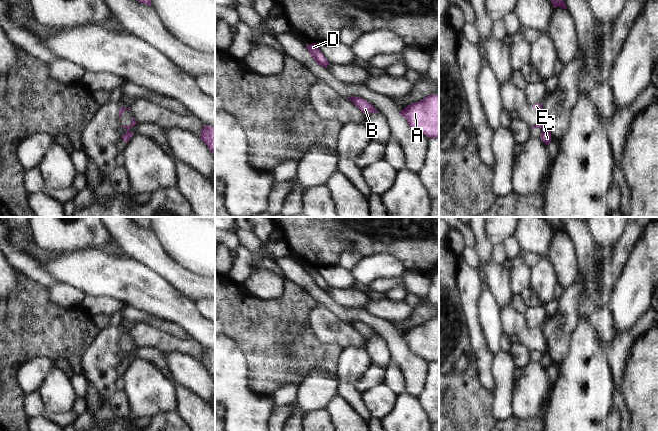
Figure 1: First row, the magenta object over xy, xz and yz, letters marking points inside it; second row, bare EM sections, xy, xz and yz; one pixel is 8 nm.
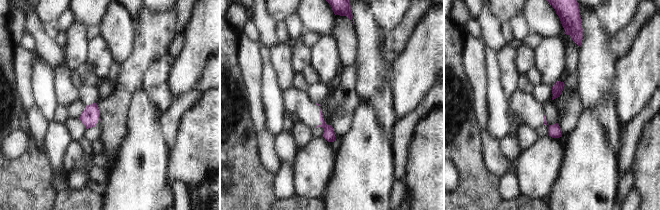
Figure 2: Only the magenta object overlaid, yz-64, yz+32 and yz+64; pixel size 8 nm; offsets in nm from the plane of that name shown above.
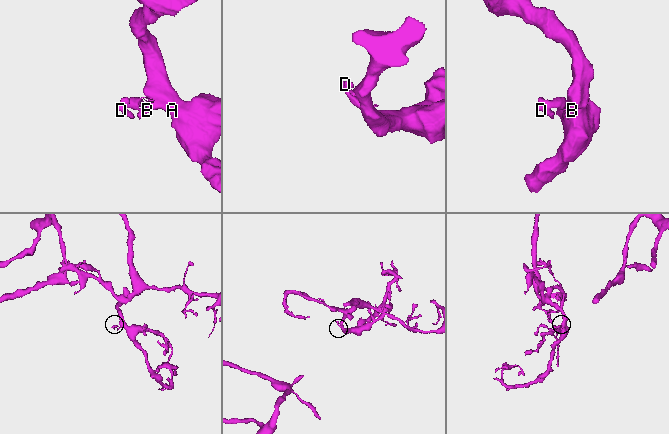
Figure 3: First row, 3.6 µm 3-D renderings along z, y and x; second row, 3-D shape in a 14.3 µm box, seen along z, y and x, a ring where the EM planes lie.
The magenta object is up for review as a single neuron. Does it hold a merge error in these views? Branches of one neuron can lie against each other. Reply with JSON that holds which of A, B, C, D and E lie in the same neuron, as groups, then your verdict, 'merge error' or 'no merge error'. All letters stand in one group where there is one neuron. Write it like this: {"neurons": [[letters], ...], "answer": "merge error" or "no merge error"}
{"neurons": [["A", "B", "E"], ["C", "D"]], "answer": "merge error"}

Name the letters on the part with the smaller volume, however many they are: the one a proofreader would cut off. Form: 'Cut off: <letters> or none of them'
Cut off: C, D

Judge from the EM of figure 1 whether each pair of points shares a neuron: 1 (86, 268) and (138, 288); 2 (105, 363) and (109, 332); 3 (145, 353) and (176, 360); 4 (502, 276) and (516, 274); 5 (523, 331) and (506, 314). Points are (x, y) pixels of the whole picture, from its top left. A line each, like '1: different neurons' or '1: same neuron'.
1: same neuron
2: same neuron
3: different neurons
4: different neurons
5: same neuron

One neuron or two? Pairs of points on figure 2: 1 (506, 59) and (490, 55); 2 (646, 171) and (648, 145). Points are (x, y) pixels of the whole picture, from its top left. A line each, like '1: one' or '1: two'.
1: two
2: one

